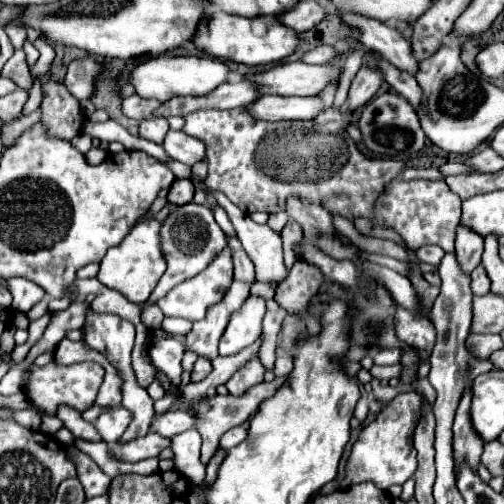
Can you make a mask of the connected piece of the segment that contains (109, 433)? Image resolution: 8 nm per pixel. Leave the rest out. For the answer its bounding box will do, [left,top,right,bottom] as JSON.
[95,406,133,444]

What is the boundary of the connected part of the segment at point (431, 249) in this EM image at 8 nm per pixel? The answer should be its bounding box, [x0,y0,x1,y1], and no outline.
[417,246,445,264]

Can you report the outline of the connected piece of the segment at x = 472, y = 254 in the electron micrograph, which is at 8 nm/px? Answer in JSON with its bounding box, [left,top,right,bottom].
[455,224,483,272]

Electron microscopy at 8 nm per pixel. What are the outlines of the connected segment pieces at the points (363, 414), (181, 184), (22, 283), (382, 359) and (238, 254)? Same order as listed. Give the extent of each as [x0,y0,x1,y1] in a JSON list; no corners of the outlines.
[[355,384,369,422],[167,178,195,204],[7,280,45,312],[372,347,402,365],[227,236,255,280]]

